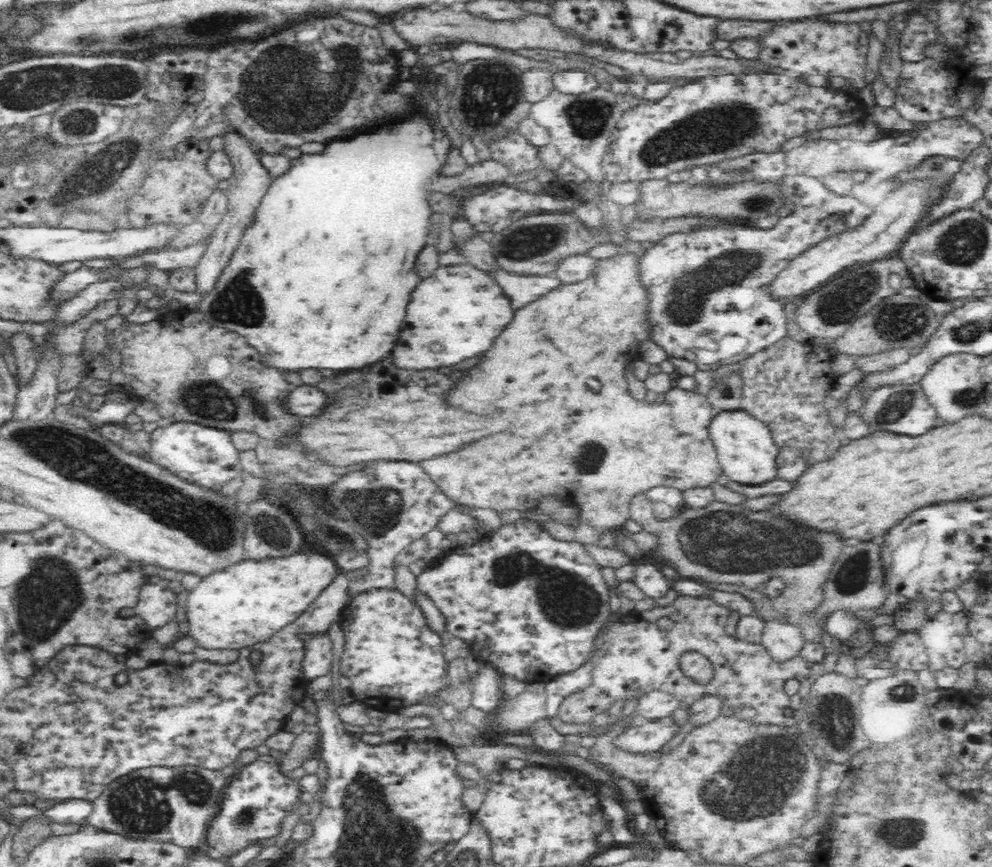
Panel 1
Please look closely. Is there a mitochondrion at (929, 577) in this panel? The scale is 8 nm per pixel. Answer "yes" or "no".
yes

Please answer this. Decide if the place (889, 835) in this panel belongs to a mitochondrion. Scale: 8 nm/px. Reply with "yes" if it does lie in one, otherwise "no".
yes

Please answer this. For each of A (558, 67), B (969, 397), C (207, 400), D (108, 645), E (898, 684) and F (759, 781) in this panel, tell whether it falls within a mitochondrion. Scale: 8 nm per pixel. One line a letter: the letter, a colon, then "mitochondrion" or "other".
A: other
B: mitochondrion
C: mitochondrion
D: other
E: mitochondrion
F: mitochondrion

